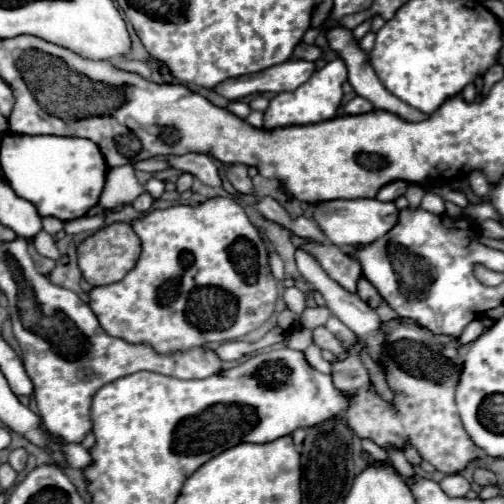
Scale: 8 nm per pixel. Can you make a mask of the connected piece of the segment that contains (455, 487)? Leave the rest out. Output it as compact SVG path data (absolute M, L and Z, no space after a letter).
M451 474L451 476L445 476L441 482L439 482L441 490L455 498L455 496L465 496L469 492L469 482L461 476L461 474Z

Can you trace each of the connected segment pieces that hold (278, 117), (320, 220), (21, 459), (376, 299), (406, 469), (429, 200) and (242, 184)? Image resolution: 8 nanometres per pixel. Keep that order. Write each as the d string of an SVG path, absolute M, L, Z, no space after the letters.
M335 58L333 62L325 64L319 72L315 72L311 76L311 80L301 84L297 90L277 94L269 102L269 108L265 110L263 126L265 128L277 128L277 126L291 126L291 124L317 124L317 122L333 118L337 114L337 108L339 108L341 98L343 98L341 84L345 80L347 80L345 64L343 64L343 60Z
M355 198L355 200L329 200L317 202L313 218L323 234L335 246L357 246L357 244L371 244L383 232L391 230L395 224L395 204L393 202L379 202L375 198Z
M17 448L17 450L13 450L13 452L9 454L9 464L11 464L11 468L13 468L15 472L21 472L21 470L25 468L25 462L27 462L27 452L25 452L25 450Z
M365 278L359 280L359 284L357 284L357 294L359 294L359 298L361 298L363 302L367 302L371 308L377 308L377 306L383 302L383 298L381 298L379 292L375 290L375 286L373 286L371 282L367 282Z
M387 450L387 452L389 452L389 456L391 456L393 468L395 468L403 478L415 478L415 468L405 460L403 452L399 452L399 450Z
M427 192L427 194L423 196L420 207L427 208L427 210L431 210L431 212L435 212L435 214L441 214L441 212L443 212L443 200L441 200L439 196Z
M241 164L239 166L229 166L229 168L225 168L225 172L227 172L227 180L233 184L233 188L237 192L255 196L255 188L253 188L251 180L247 178L247 166L241 166Z

